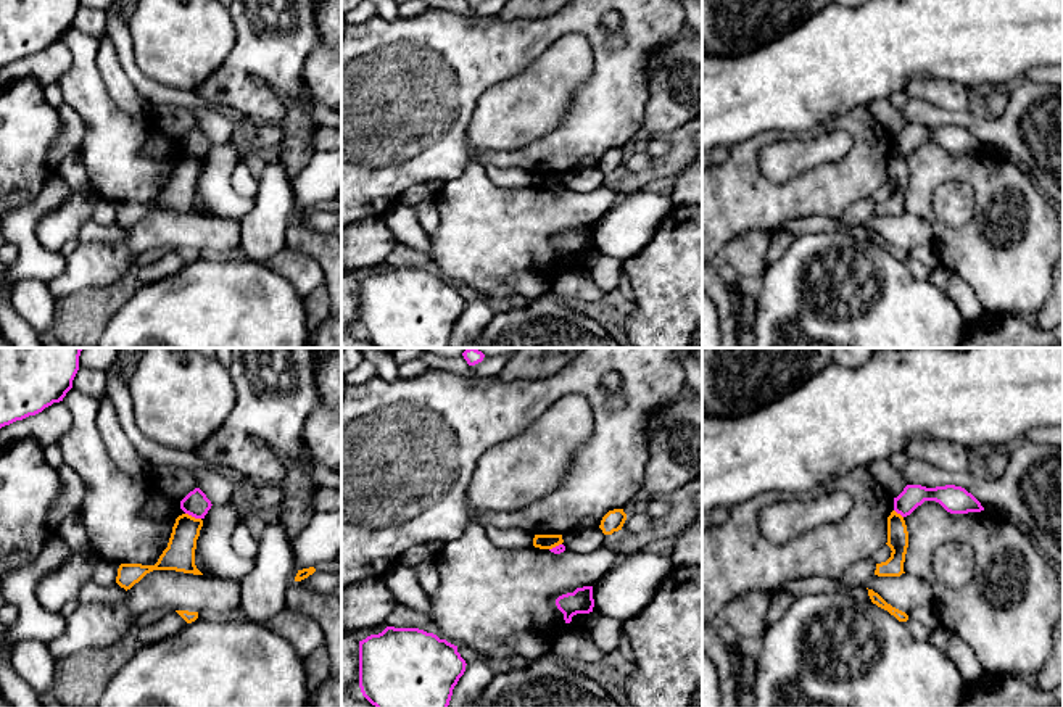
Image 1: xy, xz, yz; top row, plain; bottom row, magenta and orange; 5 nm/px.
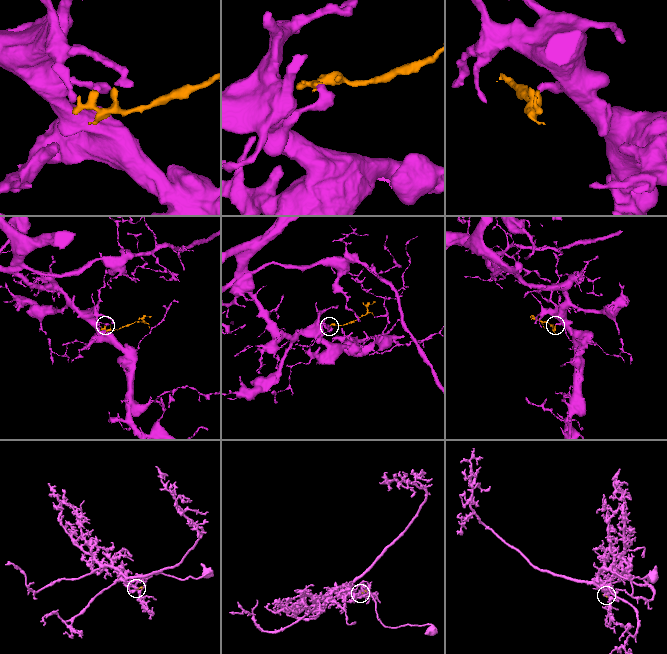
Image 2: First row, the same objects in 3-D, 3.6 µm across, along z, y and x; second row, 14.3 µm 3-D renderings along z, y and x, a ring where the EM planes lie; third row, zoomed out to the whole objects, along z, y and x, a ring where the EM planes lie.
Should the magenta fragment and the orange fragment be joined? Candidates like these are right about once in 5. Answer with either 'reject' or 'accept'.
reject

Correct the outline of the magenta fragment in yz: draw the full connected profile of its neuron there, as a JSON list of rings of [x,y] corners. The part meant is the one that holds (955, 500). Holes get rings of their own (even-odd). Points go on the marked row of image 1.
[[[907,485],[904,491],[897,498],[894,498],[894,511],[902,517],[907,517],[924,501],[936,501],[950,514],[984,511],[981,502],[971,493],[955,485],[936,488]]]

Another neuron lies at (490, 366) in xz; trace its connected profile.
[[[485,356],[482,362],[472,366],[478,377],[496,377],[506,366],[509,356]]]

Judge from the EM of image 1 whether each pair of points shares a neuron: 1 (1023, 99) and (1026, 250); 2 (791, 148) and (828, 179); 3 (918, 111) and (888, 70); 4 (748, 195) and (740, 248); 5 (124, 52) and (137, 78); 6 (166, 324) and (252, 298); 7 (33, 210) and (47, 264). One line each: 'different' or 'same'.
1: different
2: different
3: different
4: different
5: same
6: same
7: same

